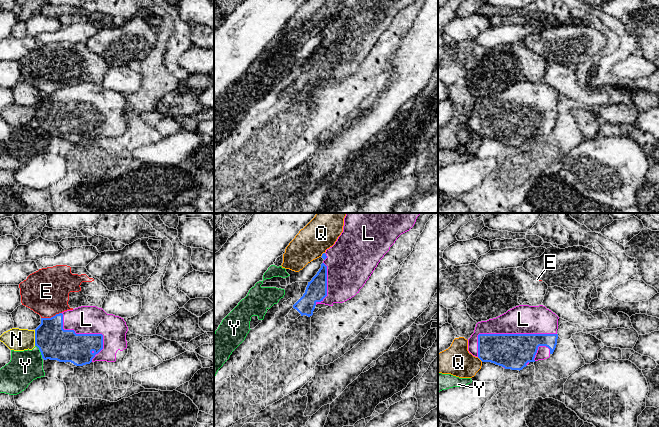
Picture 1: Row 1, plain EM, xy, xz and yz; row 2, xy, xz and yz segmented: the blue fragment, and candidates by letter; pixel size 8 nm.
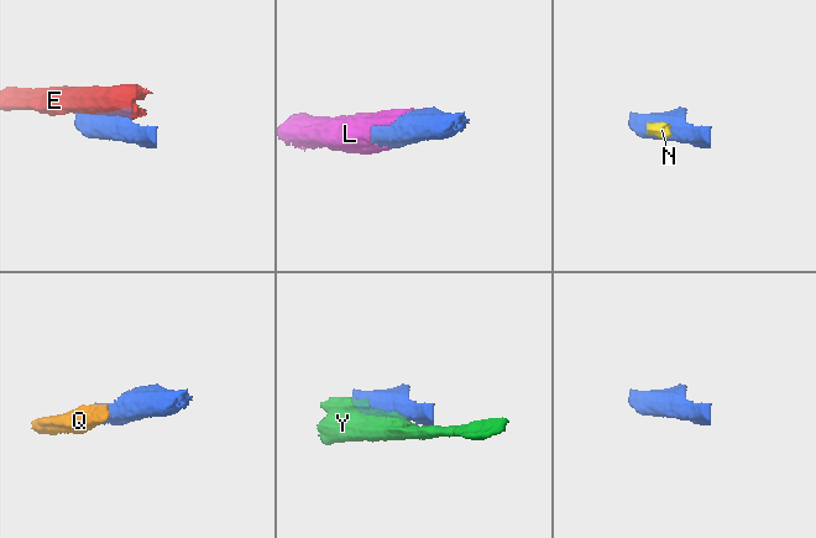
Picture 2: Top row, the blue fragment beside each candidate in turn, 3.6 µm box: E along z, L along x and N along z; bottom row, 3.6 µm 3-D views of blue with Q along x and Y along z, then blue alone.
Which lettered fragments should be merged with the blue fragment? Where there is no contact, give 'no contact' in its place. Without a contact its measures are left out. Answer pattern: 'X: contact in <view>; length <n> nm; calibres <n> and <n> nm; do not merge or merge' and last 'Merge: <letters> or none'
E: contact in xy; length 180 nm; calibres 260 and 360 nm; do not merge
L: contact in yz; length 650 nm; calibres 280 and 240 nm; merge
N: contact in xy; length 130 nm; calibres 260 and 180 nm; do not merge
Q: contact in yz; length 60 nm; calibres 280 and 240 nm; do not merge
Y: contact in xy; length 120 nm; calibres 260 and 260 nm; do not merge
Merge: L

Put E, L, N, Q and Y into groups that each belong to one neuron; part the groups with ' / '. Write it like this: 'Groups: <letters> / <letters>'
Groups: E / L / N Q / Y

